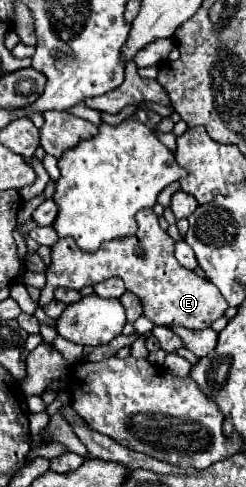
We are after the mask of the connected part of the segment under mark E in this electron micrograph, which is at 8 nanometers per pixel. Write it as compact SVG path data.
M141 210L137 212L137 232L133 236L125 236L125 240L112 240L106 242L97 250L97 252L81 252L75 244L75 240L59 240L53 248L51 248L51 266L47 268L47 284L41 290L41 300L39 306L49 304L49 300L53 298L55 288L63 286L63 288L73 288L73 290L83 290L85 286L93 286L101 280L105 280L107 276L119 276L125 282L125 288L129 292L133 292L141 304L143 304L143 316L147 316L153 324L157 326L185 326L191 330L201 330L211 326L217 318L221 318L225 314L225 310L229 308L227 300L221 296L221 292L205 278L199 278L195 272L183 268L181 264L177 264L177 258L173 256L173 238L159 226L159 218L155 216L153 210Z

